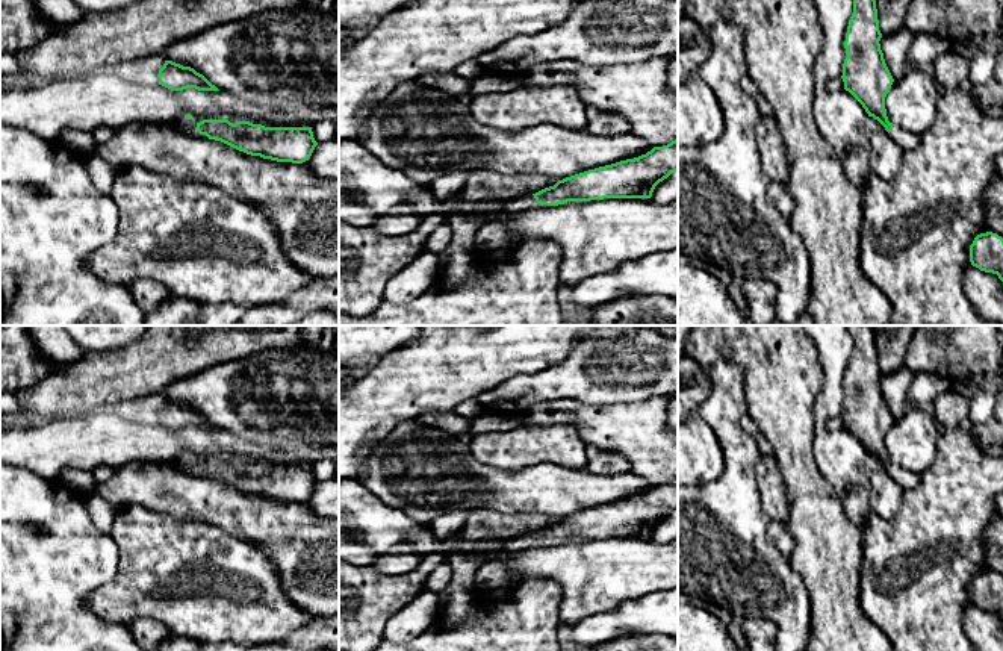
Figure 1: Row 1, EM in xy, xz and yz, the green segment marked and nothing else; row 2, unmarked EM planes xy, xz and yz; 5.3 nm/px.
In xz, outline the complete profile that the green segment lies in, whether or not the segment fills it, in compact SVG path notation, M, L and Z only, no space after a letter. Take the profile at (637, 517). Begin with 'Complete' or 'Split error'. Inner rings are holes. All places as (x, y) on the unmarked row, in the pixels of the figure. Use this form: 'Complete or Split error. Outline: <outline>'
Split error. Outline: M678 478L646 494L588 509L510 542L510 551L567 540L651 537L655 525L678 510Z

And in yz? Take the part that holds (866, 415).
Split error. Outline: M849 326L853 338L853 353L849 359L843 403L844 428L849 430L865 448L868 456L877 459L891 478L903 489L920 484L921 474L903 469L888 460L885 436L894 421L880 389L882 372L879 369L873 326Z

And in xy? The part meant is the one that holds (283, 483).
Split error. Outline: M188 453L179 469L189 475L221 480L239 491L277 501L303 503L310 498L318 481L312 466L265 466L250 460L203 459L195 462Z

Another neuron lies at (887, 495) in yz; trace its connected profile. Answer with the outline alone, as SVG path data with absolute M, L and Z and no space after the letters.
M873 456L865 459L865 466L871 483L871 512L883 519L894 518L903 500L903 489Z

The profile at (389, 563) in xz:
M399 545L390 554L381 554L372 568L384 574L404 574L413 571L422 560L422 554L416 553L410 545Z

